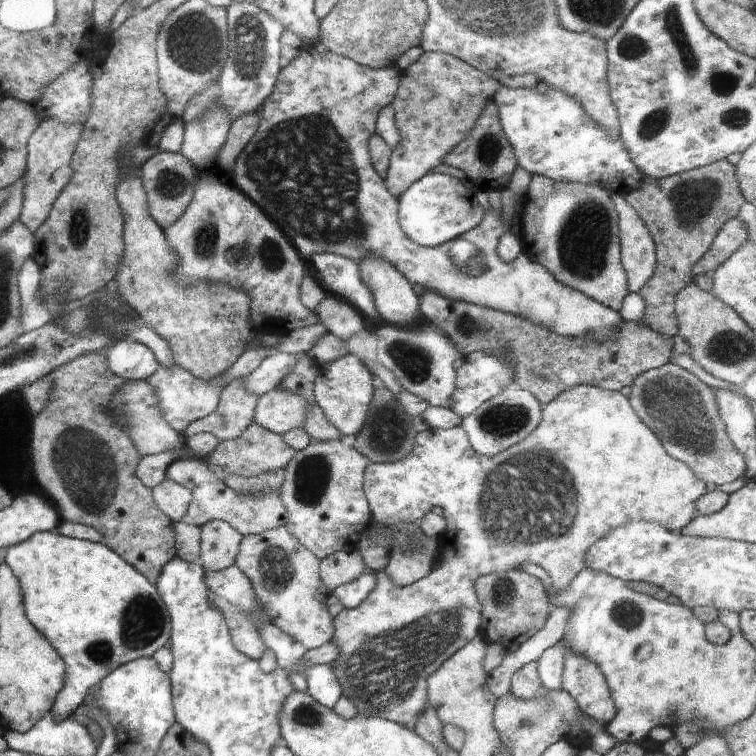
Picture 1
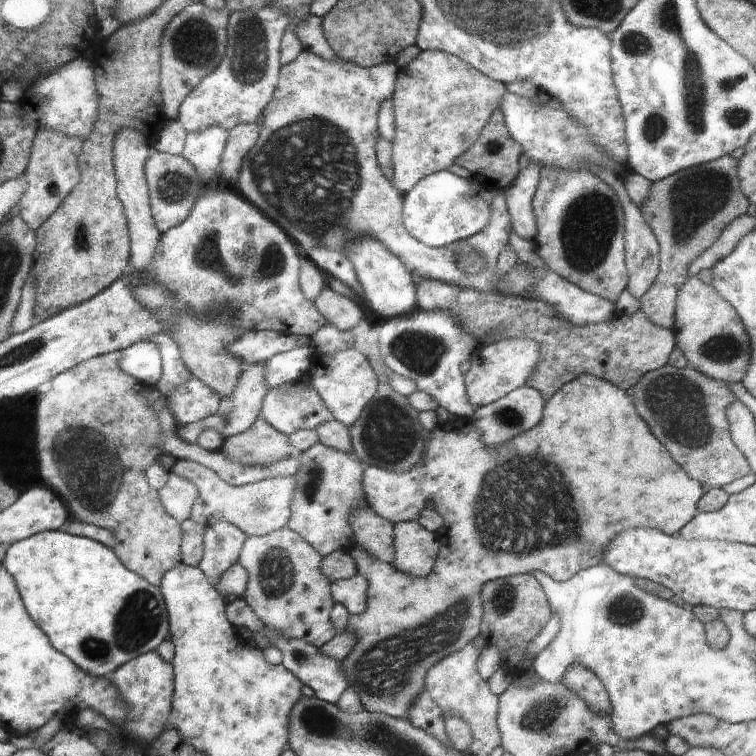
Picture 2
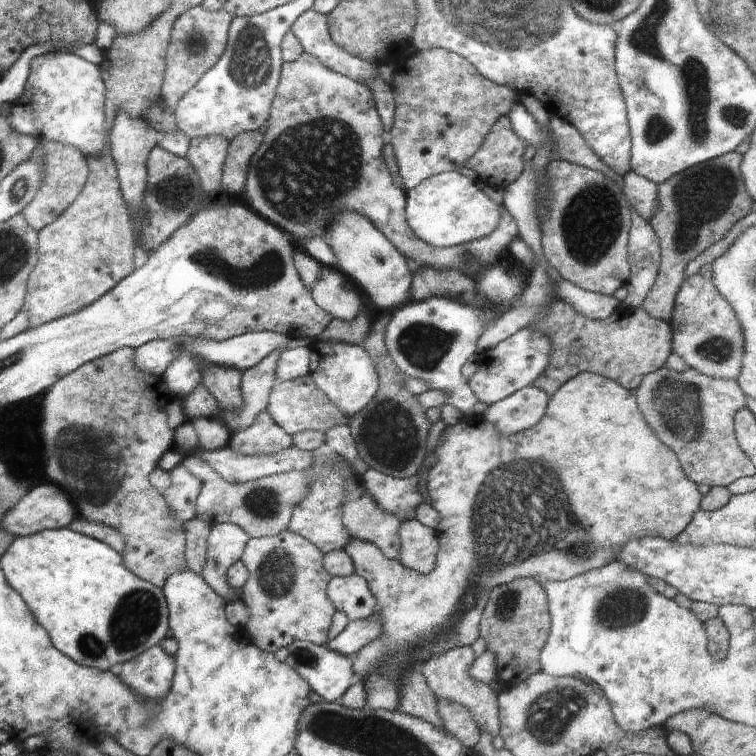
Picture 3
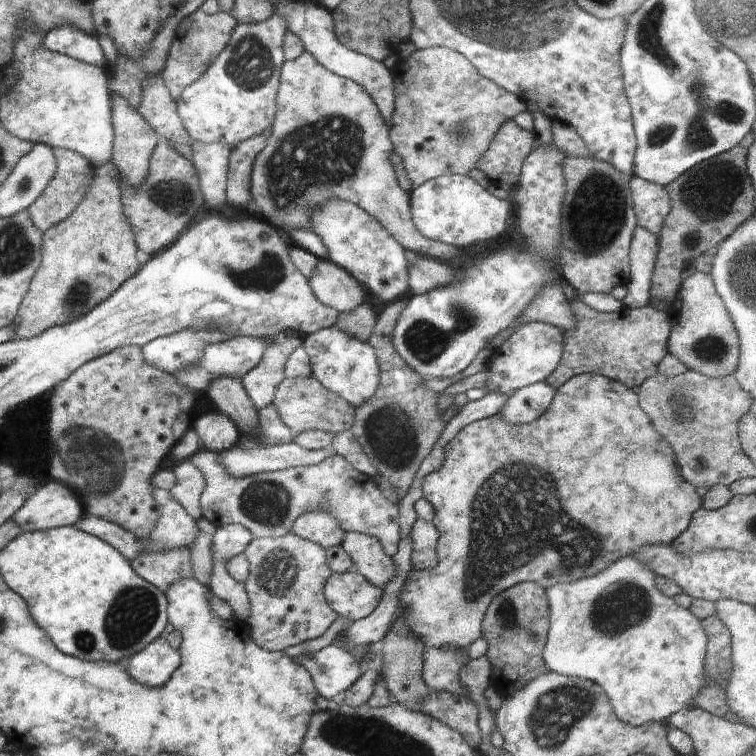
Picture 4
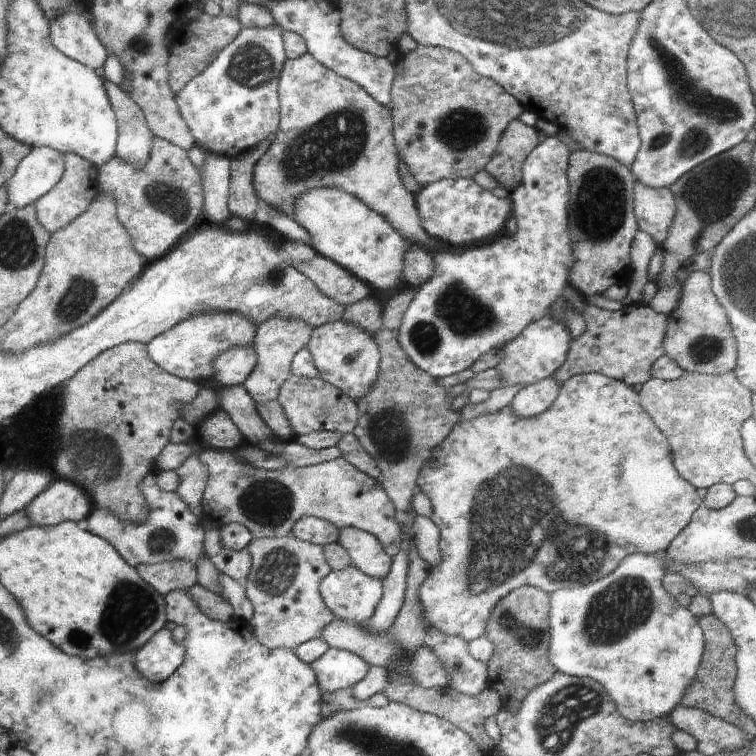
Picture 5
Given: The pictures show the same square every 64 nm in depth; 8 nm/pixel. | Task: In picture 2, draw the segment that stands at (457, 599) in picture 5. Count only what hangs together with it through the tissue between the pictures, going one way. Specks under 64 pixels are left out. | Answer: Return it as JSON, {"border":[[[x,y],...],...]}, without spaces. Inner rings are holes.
{"border":[[[586,373],[578,375],[574,380],[560,387],[547,400],[542,420],[533,429],[524,431],[504,445],[485,445],[481,441],[479,430],[475,429],[470,417],[455,416],[449,422],[438,423],[430,432],[423,433],[423,454],[421,460],[411,471],[400,472],[378,468],[374,465],[365,466],[363,470],[363,492],[368,506],[374,509],[374,512],[382,518],[392,521],[394,524],[400,521],[416,521],[419,512],[430,505],[431,502],[434,502],[435,511],[440,514],[443,520],[439,533],[441,547],[437,552],[433,570],[426,576],[413,577],[411,574],[400,572],[394,565],[381,561],[357,545],[349,552],[355,560],[357,573],[368,581],[369,587],[365,612],[361,615],[350,615],[348,618],[349,623],[346,629],[354,629],[359,636],[359,641],[347,658],[342,660],[345,675],[349,680],[349,687],[354,687],[357,690],[364,709],[391,717],[404,718],[406,718],[406,711],[412,704],[414,697],[426,687],[425,676],[427,670],[445,656],[464,648],[468,643],[472,643],[480,634],[483,615],[481,592],[488,581],[506,578],[512,576],[512,574],[530,575],[536,570],[543,572],[555,581],[567,581],[578,571],[602,564],[604,550],[608,548],[608,544],[622,530],[628,530],[628,528],[656,528],[656,530],[660,530],[668,536],[678,534],[679,530],[697,515],[697,502],[704,494],[702,485],[699,482],[694,482],[692,478],[688,478],[688,474],[682,470],[682,466],[678,466],[672,460],[672,456],[668,454],[668,450],[652,436],[646,422],[638,416],[630,395],[611,382]]]}

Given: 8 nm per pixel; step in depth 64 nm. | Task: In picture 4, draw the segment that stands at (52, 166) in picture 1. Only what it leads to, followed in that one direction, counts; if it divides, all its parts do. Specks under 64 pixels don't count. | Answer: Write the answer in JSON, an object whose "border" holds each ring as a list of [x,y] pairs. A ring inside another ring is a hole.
{"border":[[[53,148],[57,162],[54,178],[46,190],[27,208],[31,221],[38,230],[44,232],[58,223],[65,221],[84,201],[89,186],[95,177],[95,167],[81,154],[68,149]]]}

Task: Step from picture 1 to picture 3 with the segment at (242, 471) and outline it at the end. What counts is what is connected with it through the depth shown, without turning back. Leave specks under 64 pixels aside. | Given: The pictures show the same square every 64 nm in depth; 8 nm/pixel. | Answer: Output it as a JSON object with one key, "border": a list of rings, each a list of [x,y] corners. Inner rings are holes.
{"border":[[[264,409],[248,428],[231,434],[228,447],[240,454],[273,453],[293,445],[293,438]]]}

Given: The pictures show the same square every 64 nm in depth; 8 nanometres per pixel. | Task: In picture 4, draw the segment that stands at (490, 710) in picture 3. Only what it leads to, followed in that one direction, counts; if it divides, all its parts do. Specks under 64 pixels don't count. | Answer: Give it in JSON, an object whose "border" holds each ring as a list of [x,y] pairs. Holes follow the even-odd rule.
{"border":[[[426,647],[422,655],[421,675],[428,690],[446,691],[469,697],[461,689],[459,670],[467,656],[467,650]]]}

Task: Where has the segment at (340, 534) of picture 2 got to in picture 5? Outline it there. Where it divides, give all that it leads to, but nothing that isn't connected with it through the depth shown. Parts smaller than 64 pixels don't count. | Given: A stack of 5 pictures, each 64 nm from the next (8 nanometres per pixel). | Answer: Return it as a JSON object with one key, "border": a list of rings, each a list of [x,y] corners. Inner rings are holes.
{"border":[[[302,517],[292,527],[291,535],[318,546],[336,543],[339,530],[331,522],[316,517]]]}

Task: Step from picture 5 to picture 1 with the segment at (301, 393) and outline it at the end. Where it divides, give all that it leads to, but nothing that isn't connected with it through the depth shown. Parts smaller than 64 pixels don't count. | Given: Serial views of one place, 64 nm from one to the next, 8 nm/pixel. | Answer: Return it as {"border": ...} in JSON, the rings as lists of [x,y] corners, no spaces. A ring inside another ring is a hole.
{"border":[[[276,387],[259,398],[253,422],[283,435],[295,428],[302,429],[308,416],[309,402],[304,395]]]}

